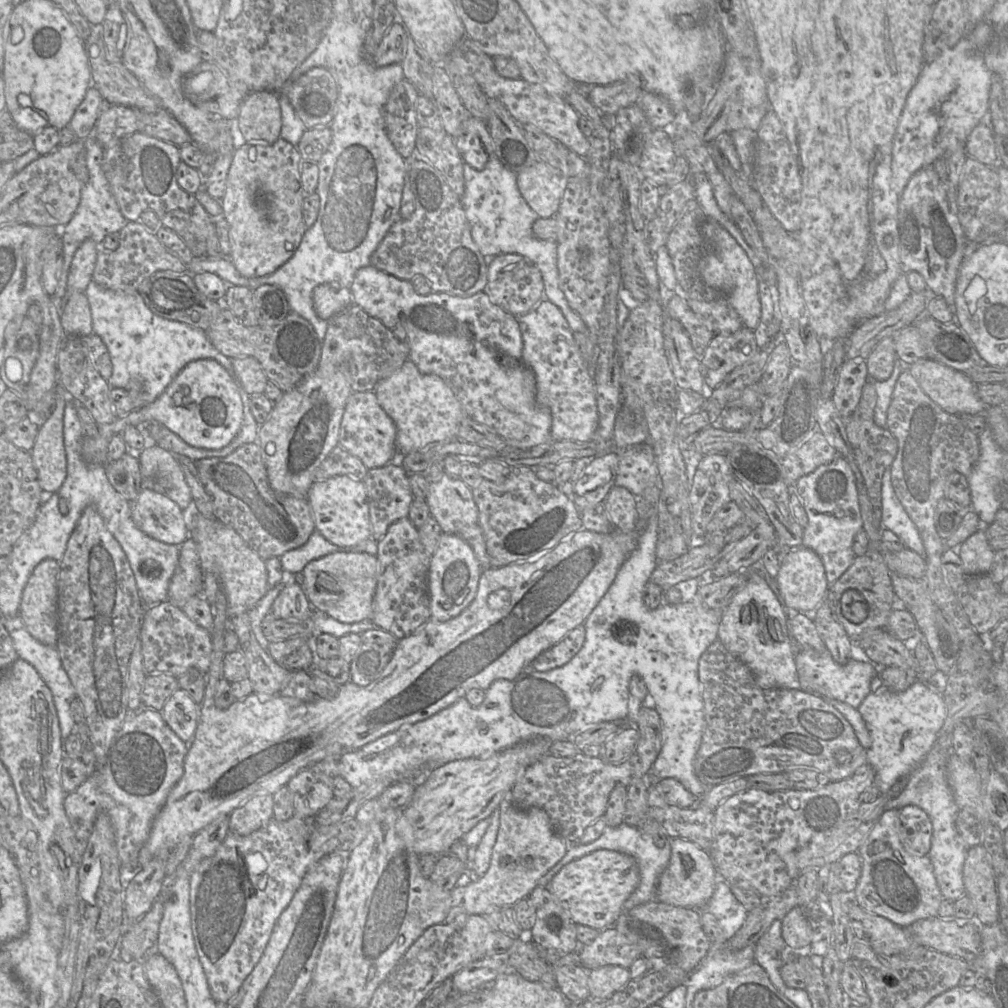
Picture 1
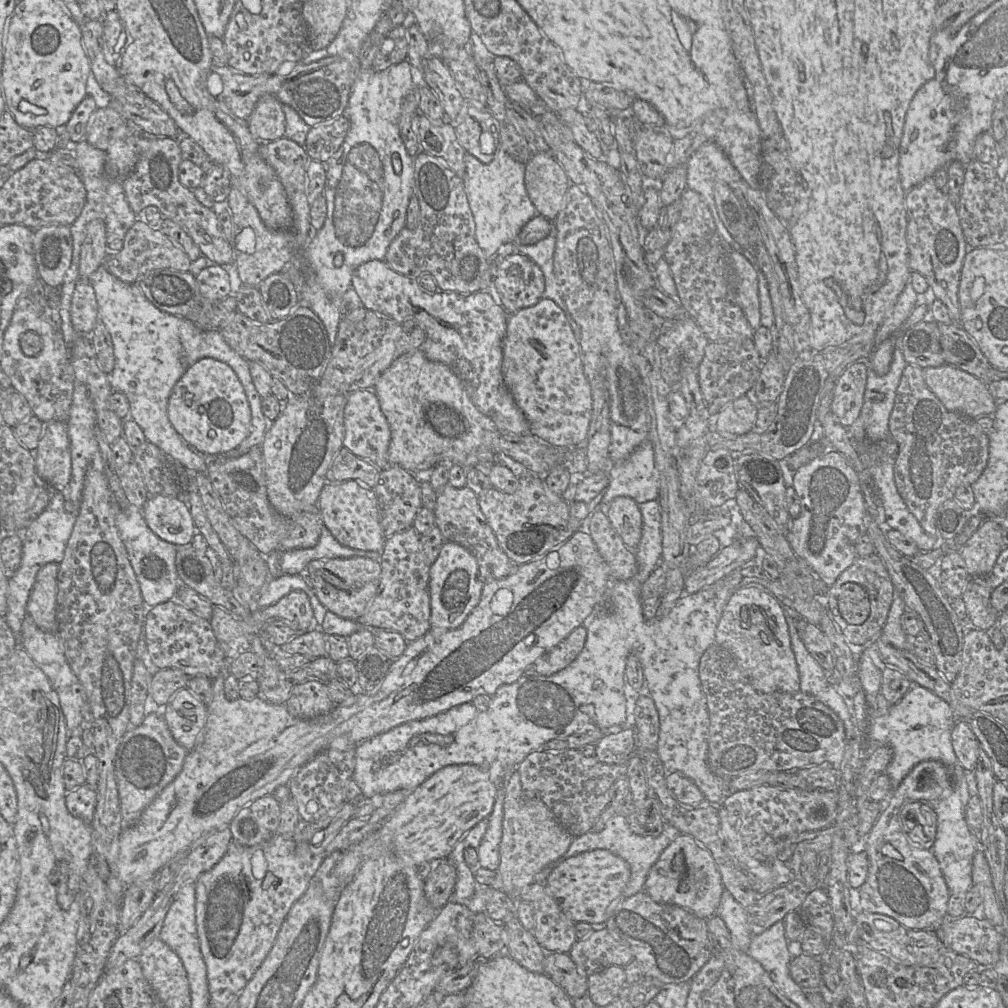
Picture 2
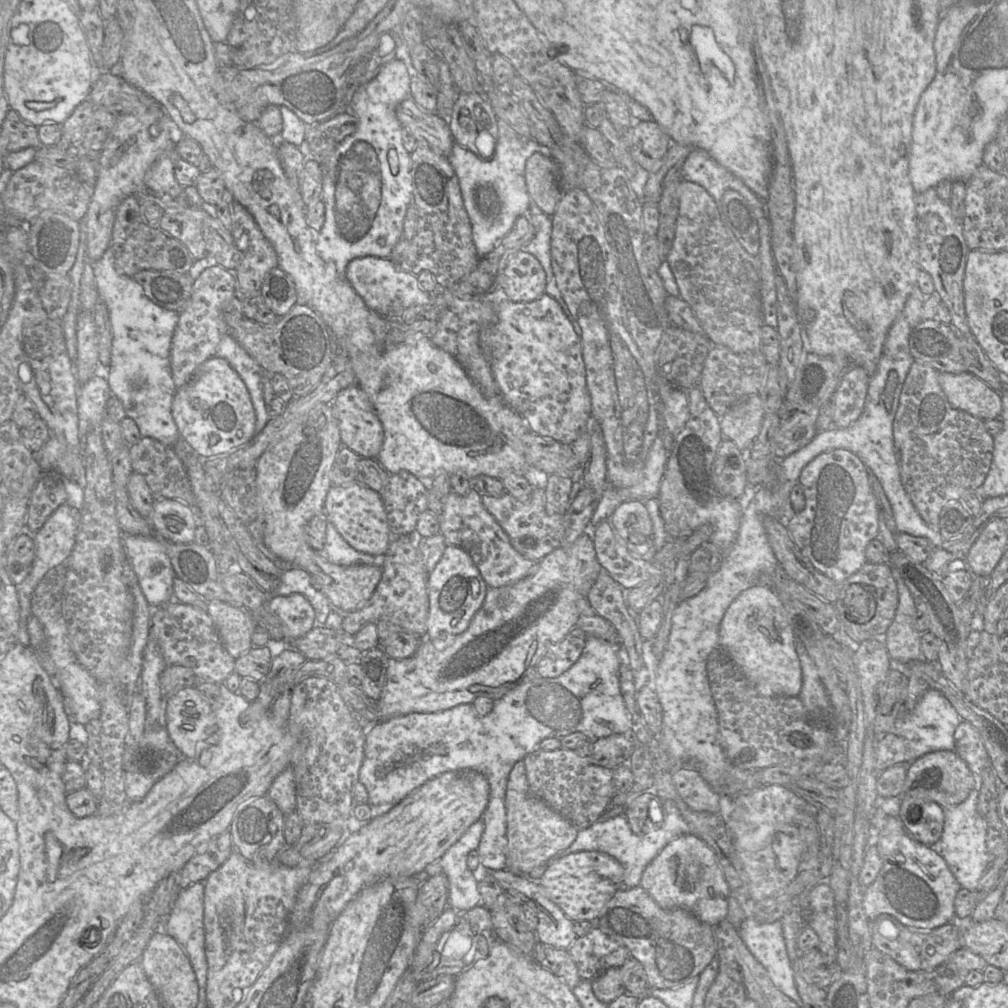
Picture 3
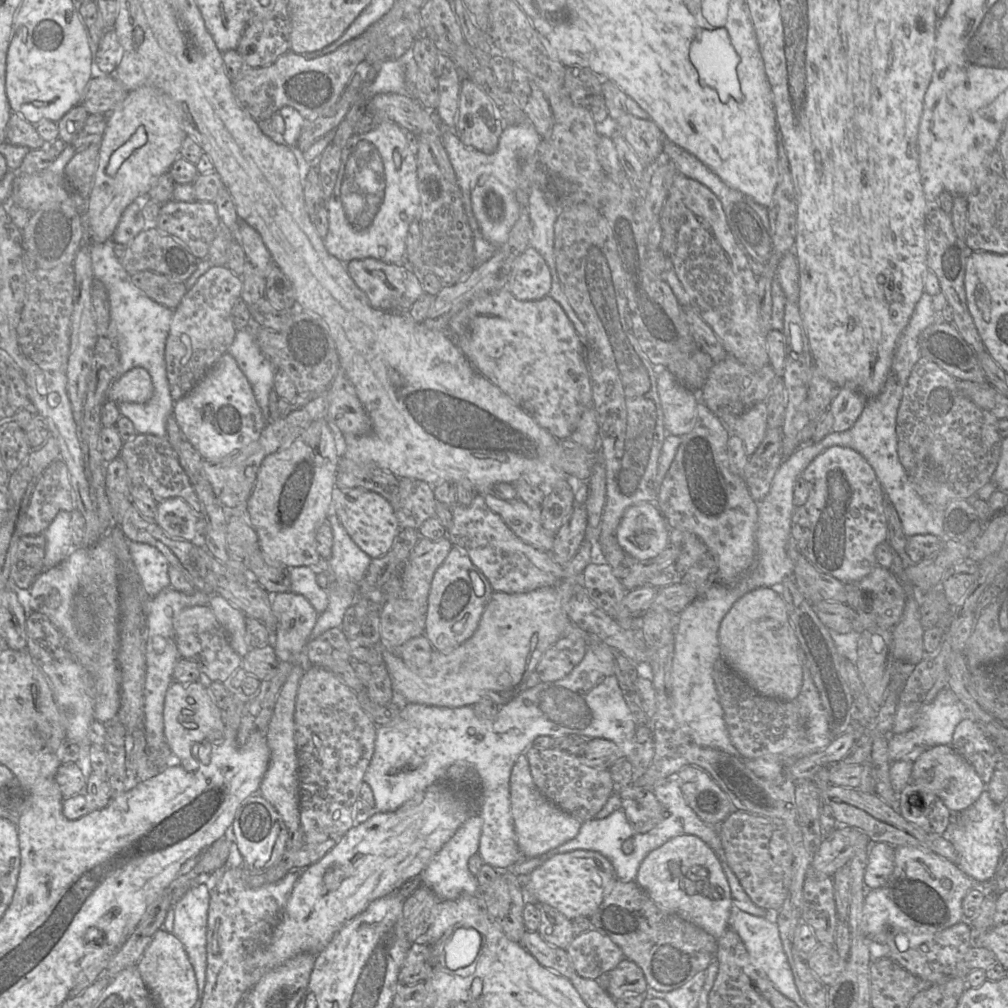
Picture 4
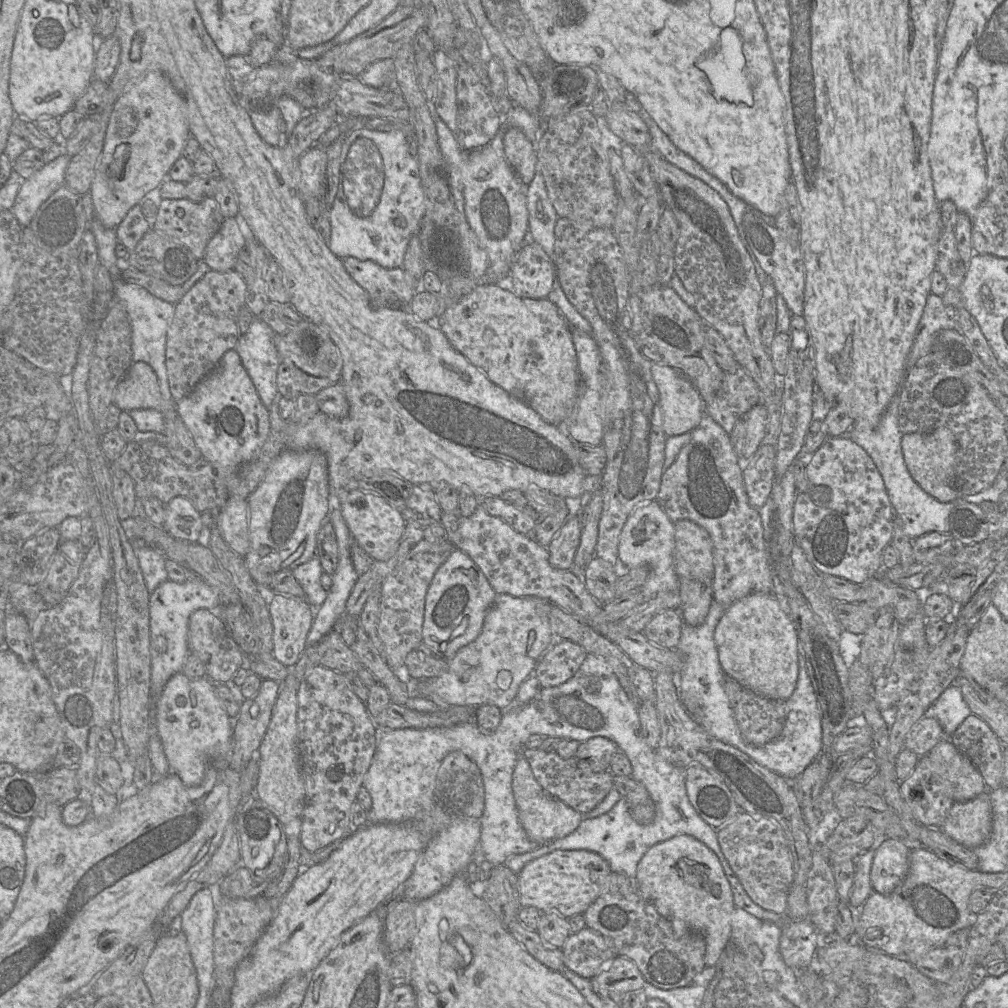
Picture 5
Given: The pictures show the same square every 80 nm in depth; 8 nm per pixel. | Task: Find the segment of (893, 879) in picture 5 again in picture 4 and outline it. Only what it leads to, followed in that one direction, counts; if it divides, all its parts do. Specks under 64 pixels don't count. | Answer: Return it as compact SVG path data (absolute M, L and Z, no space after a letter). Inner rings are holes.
M871 842L864 874L867 889L876 889L886 884L894 870L895 847L887 843Z

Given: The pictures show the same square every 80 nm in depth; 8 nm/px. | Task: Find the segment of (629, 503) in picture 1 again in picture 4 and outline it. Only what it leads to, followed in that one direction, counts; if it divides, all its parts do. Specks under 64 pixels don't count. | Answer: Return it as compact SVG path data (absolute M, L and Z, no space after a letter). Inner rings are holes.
M655 503L630 506L615 533L619 546L636 561L654 558L670 543L670 528Z

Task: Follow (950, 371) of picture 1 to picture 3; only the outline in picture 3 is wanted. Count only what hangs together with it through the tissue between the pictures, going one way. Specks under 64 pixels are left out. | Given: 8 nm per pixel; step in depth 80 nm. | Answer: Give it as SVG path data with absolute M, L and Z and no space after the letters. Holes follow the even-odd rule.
M940 372L938 380L952 407L982 420L1000 418L1002 395L974 374Z

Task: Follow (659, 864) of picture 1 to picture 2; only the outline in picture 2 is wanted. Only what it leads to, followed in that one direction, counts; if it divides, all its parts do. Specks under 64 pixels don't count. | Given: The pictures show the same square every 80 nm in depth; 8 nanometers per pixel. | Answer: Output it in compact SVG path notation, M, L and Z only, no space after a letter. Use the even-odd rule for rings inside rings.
M622 814L614 815L599 832L589 831L574 837L569 849L556 861L564 861L586 851L606 849L627 862L630 868L630 879L623 891L623 897L630 897L643 891L647 875L668 845L681 834L675 827L664 823L662 833L657 837L640 836L635 834L628 825L627 818Z

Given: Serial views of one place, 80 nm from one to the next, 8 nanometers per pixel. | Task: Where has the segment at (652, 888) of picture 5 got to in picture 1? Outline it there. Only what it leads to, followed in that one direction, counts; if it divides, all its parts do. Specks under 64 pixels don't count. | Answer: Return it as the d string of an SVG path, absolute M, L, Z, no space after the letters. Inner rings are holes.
M682 838L670 840L670 849L669 864L659 877L656 899L668 905L703 909L720 880L709 852Z

